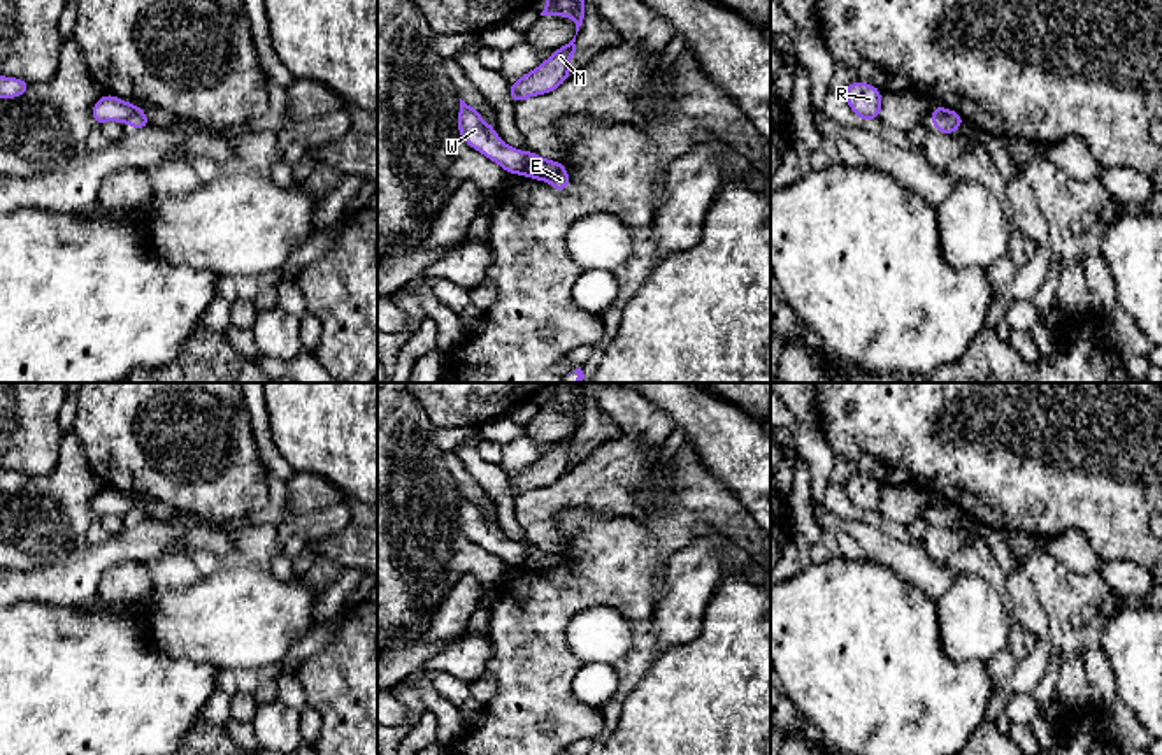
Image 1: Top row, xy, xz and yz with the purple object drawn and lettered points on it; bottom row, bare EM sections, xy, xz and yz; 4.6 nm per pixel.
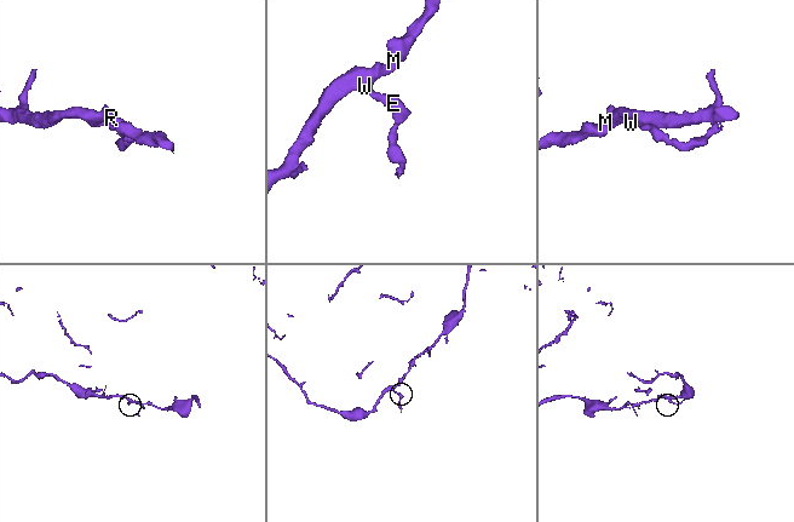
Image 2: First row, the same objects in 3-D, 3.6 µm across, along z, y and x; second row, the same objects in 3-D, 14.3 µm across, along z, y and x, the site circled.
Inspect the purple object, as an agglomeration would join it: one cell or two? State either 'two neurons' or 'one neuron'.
two neurons

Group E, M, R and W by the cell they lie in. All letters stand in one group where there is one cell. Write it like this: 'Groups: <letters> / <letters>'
Groups: E / M R W

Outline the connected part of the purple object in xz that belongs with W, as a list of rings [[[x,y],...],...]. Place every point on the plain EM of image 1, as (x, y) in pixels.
[[[460,492],[458,525],[462,532],[481,548],[499,557],[511,567],[523,567],[527,548],[499,532],[495,521],[483,514],[481,507]]]

